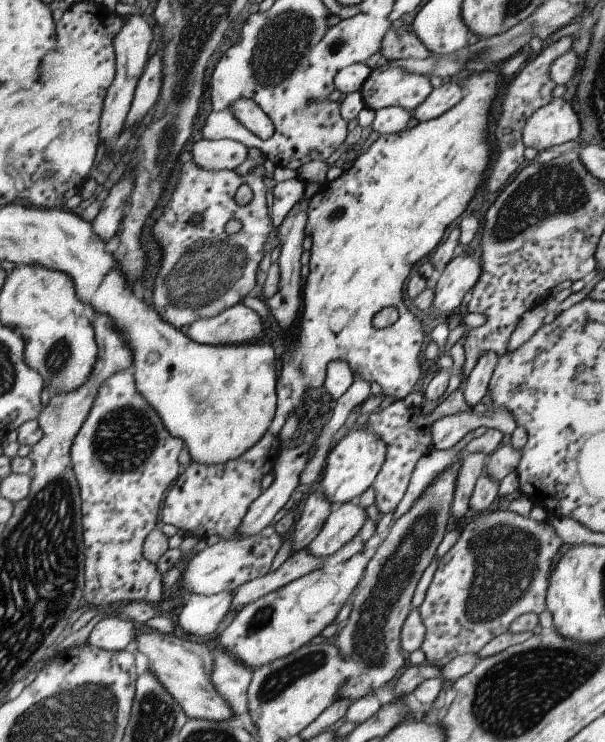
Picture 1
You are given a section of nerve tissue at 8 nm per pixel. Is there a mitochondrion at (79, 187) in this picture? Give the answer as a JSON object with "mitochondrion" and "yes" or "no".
{"mitochondrion":"no"}

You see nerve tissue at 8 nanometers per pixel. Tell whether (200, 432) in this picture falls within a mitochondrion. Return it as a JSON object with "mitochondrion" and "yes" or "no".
{"mitochondrion":"no"}

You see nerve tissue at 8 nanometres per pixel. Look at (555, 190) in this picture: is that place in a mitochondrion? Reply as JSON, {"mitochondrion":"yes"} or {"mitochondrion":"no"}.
{"mitochondrion":"yes"}

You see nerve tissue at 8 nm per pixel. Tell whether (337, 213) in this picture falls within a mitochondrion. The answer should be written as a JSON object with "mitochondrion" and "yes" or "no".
{"mitochondrion":"no"}

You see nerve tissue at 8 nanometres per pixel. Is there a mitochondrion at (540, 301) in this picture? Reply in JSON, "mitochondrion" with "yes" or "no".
{"mitochondrion":"no"}

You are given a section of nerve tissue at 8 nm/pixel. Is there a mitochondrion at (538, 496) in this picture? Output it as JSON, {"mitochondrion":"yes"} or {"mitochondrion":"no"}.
{"mitochondrion":"no"}

